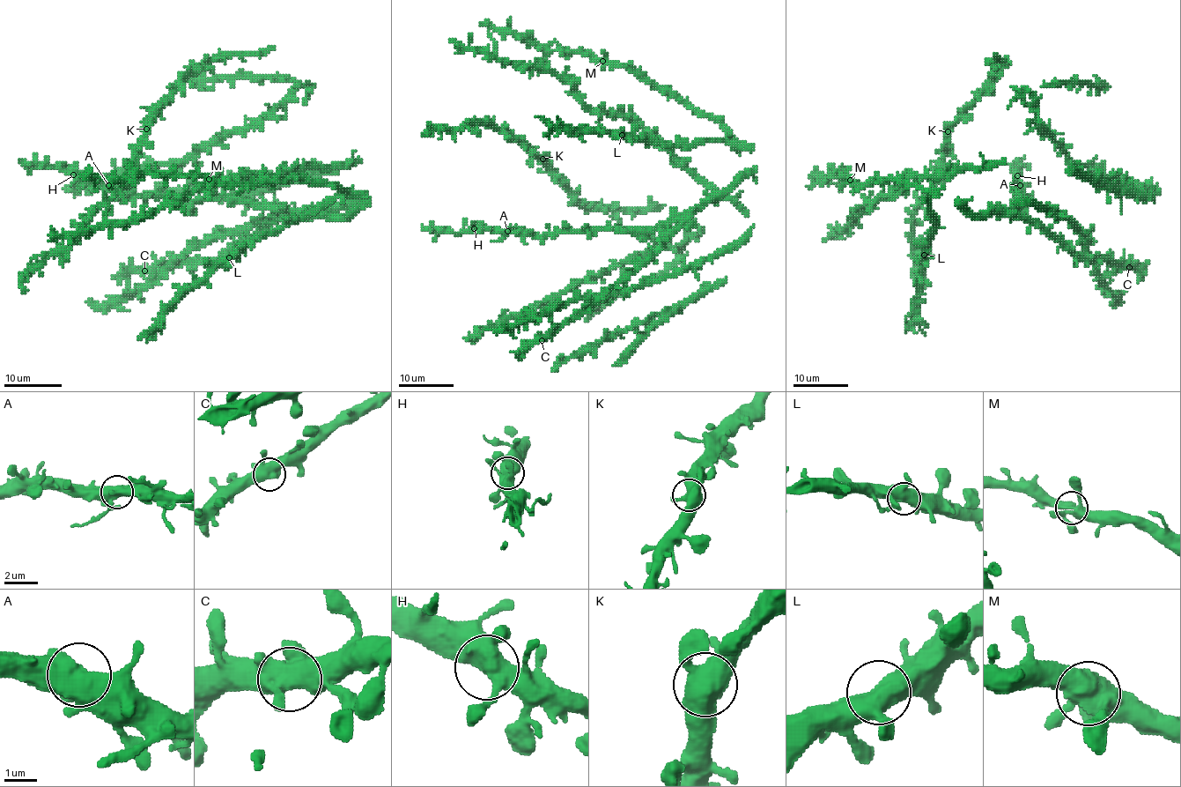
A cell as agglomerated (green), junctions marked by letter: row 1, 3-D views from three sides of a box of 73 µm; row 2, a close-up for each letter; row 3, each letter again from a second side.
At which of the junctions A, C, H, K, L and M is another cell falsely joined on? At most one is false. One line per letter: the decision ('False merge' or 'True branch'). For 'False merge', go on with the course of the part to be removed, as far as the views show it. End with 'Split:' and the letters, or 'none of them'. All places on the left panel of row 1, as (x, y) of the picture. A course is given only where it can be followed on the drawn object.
A: True branch
C: True branch
H: True branch
K: True branch
L: True branch
M: True branch
Split: none of them

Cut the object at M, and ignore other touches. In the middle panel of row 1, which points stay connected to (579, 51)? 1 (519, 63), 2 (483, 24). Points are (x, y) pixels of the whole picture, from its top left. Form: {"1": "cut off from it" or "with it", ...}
{"1": "cut off from it", "2": "with it"}

